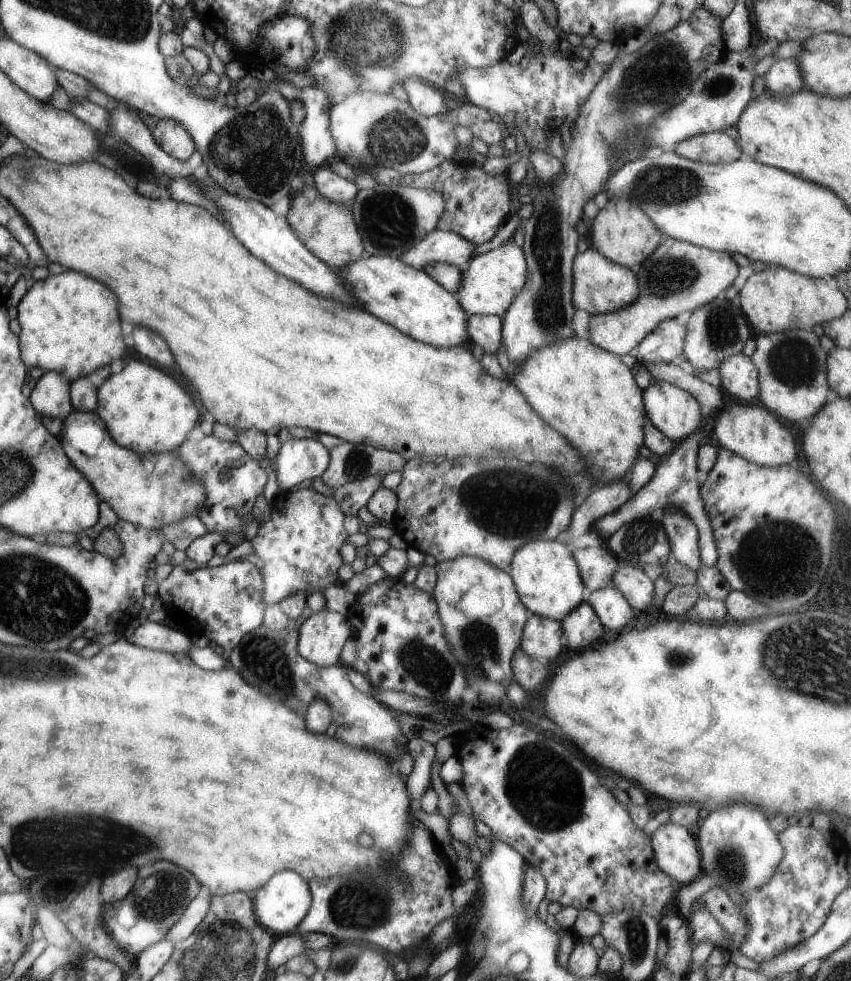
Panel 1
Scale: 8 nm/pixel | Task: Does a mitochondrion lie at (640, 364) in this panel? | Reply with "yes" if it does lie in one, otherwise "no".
no

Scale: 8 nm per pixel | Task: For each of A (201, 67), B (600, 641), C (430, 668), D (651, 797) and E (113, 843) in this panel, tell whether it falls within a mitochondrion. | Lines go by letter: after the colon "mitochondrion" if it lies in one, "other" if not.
A: other
B: other
C: mitochondrion
D: other
E: mitochondrion

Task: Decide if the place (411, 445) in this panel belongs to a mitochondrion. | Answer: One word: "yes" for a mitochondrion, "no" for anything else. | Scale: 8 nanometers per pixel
no

